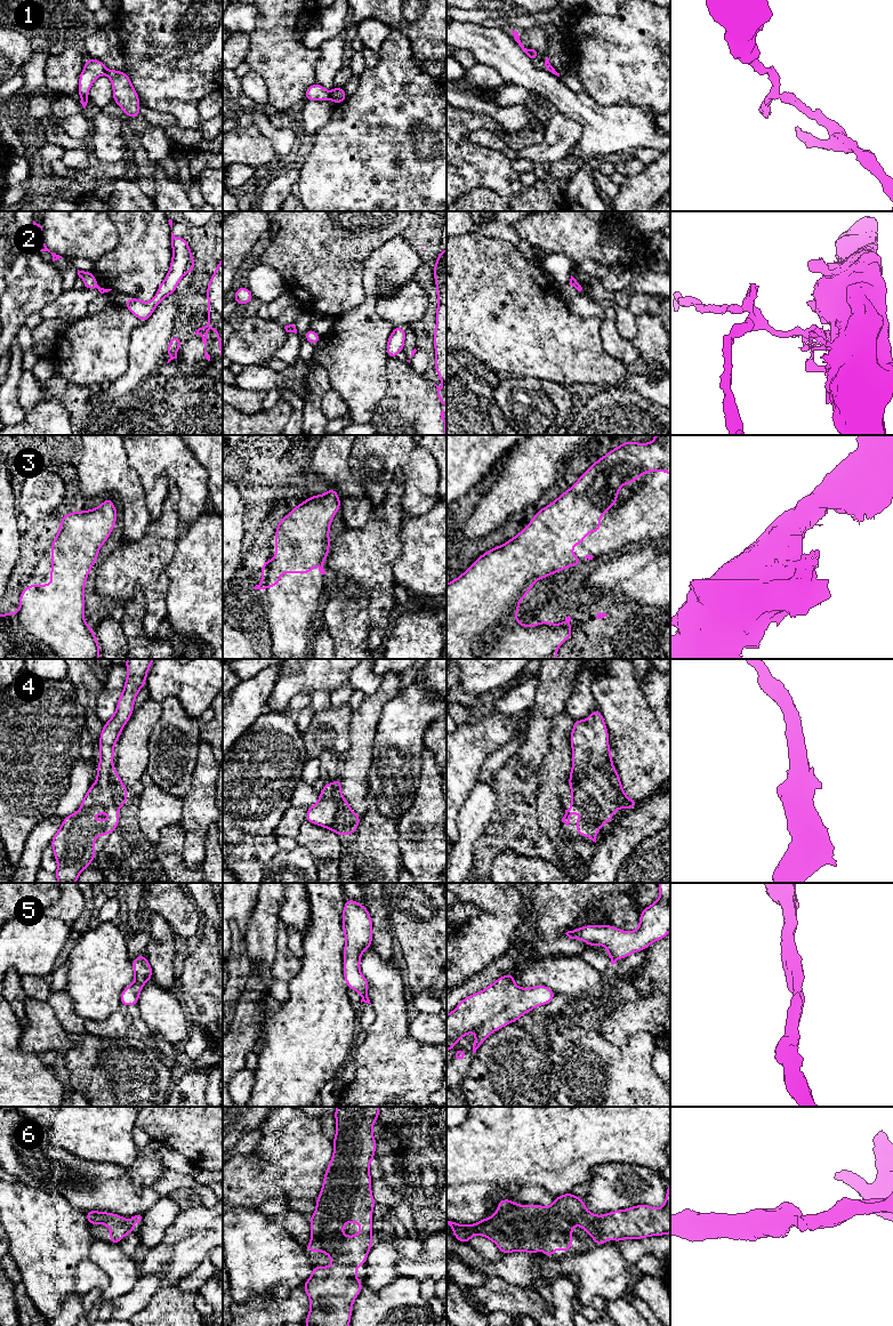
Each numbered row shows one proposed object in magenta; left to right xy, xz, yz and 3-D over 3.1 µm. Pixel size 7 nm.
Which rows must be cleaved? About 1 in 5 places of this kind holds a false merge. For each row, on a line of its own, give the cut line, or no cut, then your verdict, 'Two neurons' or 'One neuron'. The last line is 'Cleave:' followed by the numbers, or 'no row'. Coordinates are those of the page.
1: Split along xz (329, 93), (330, 97). Two neurons
2: No split. One neuron
3: No split. One neuron
4: No split. One neuron
5: No split. One neuron
6: No split. One neuron
Cleave: 1

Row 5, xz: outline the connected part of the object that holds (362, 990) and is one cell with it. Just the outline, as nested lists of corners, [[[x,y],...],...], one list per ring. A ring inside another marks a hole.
[[[346,899],[343,909],[343,931],[346,939],[344,947],[344,978],[347,987],[356,990],[362,996],[361,1003],[364,1002],[368,1004],[371,1004],[368,997],[369,982],[361,973],[360,961],[362,953],[371,947],[372,924],[372,918],[364,905],[360,905],[352,899]]]

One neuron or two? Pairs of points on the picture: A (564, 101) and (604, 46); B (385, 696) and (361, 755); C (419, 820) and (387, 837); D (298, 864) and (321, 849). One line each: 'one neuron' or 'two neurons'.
A: two neurons
B: one neuron
C: two neurons
D: two neurons

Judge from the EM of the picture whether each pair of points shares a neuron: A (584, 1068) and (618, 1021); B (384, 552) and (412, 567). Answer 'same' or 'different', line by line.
A: different
B: different

